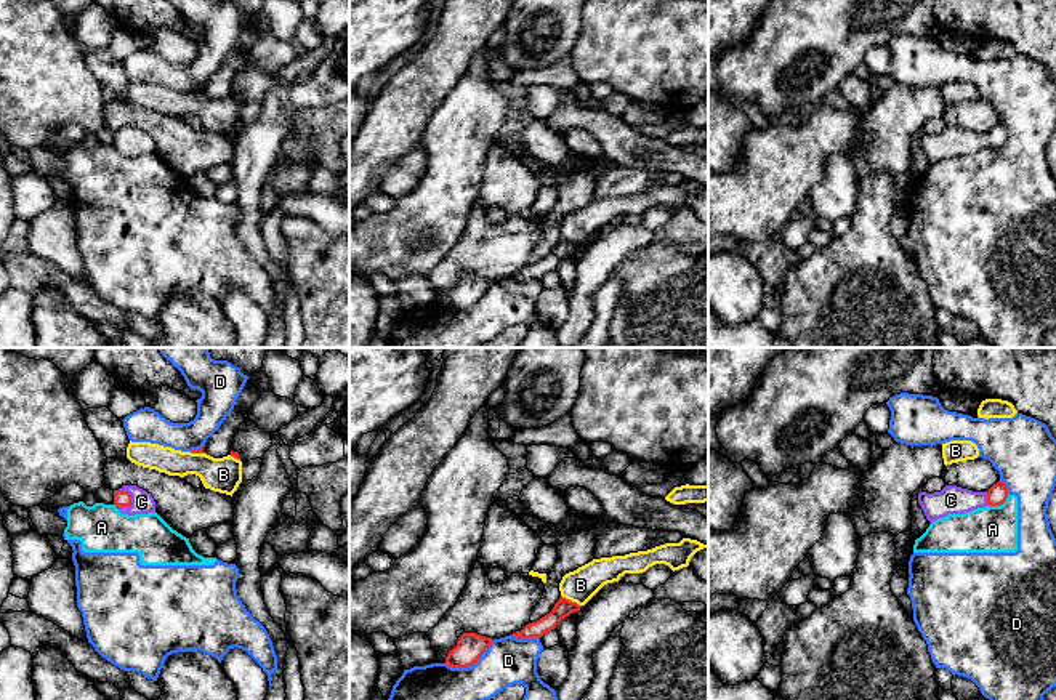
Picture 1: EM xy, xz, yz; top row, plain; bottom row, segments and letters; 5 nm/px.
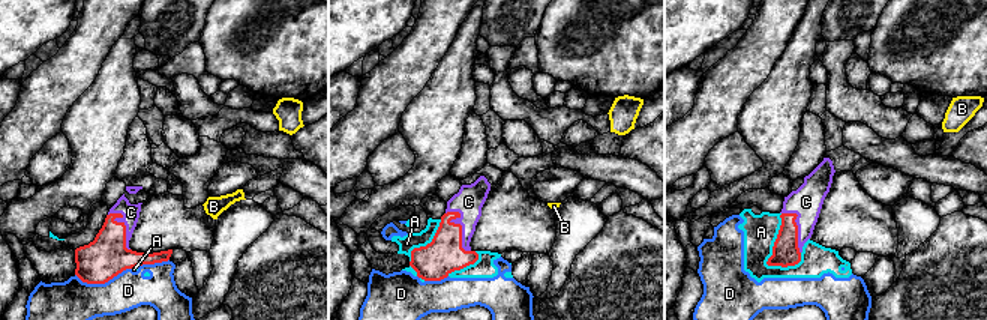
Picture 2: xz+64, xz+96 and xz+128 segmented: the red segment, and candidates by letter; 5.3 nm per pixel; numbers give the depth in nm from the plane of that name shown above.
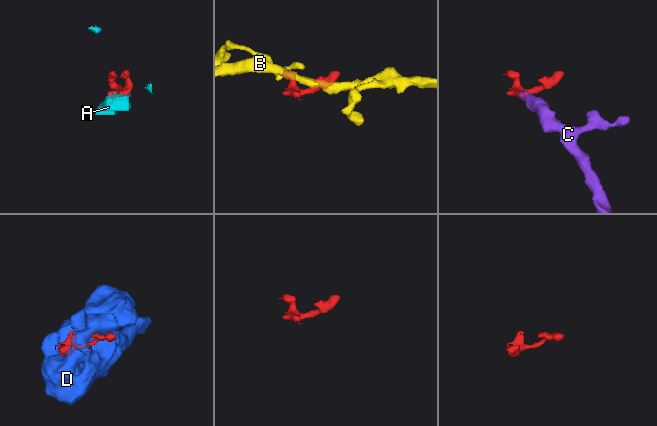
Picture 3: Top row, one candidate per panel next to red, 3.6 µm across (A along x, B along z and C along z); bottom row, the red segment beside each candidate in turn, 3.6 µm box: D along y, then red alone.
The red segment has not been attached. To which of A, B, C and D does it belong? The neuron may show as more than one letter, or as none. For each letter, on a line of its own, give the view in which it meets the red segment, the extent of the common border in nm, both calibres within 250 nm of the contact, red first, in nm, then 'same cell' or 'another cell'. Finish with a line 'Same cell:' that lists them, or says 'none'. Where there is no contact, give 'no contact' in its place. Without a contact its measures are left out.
A: contact in yz; length 110 nm; calibres 100 and 240 nm; another cell
B: contact in xz; length 120 nm; calibres 90 and 160 nm; another cell
C: contact in xy; length 120 nm; calibres 80 and 110 nm; same cell
D: contact in xz; length 280 nm; calibres 140 and 240 nm; another cell
Same cell: C

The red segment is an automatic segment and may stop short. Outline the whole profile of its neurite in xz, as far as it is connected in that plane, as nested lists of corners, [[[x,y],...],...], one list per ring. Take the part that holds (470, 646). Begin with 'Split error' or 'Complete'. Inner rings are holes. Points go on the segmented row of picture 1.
Complete. [[[463,633],[458,638],[457,646],[447,654],[445,663],[452,668],[471,666],[481,658],[492,642],[492,638],[476,633]]]

